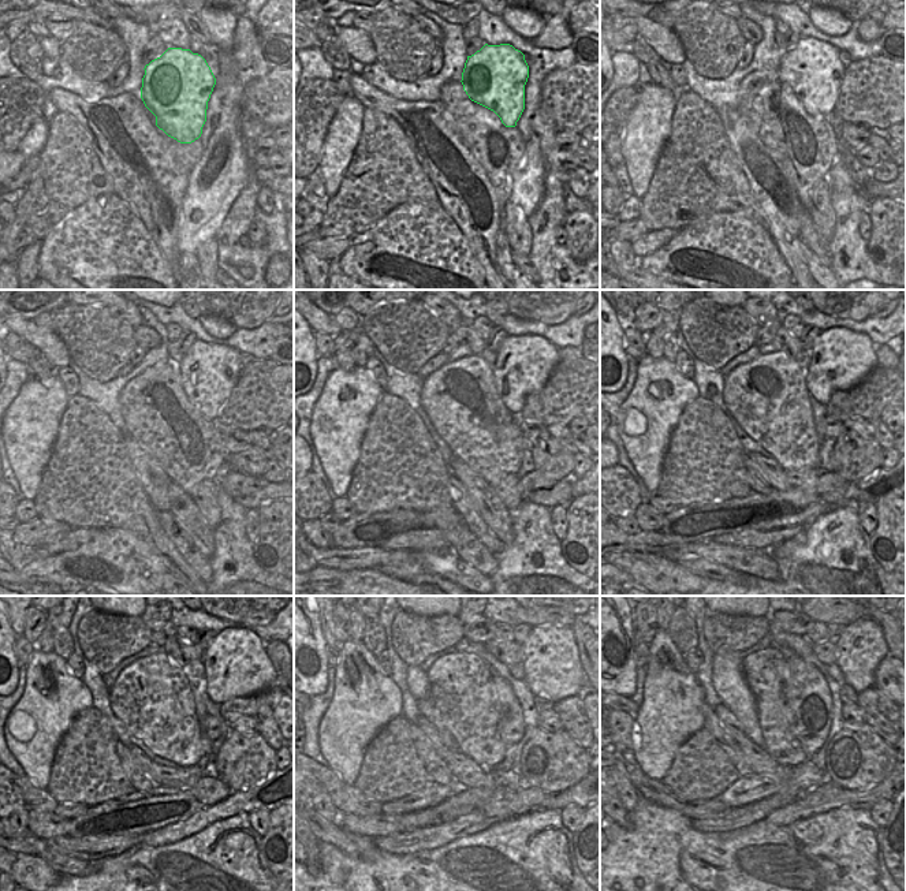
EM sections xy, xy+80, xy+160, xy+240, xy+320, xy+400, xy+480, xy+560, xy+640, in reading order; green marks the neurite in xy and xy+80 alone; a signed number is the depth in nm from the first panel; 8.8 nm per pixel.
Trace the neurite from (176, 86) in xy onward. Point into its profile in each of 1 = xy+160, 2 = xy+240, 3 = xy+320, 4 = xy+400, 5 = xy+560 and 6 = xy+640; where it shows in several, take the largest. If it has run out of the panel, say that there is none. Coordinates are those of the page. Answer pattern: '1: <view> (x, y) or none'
1: xy+160 (812, 69)
2: xy+240 (209, 372)
3: xy+320 (524, 364)
4: xy+400 (841, 358)
5: xy+560 (552, 668)
6: xy+640 (861, 647)

